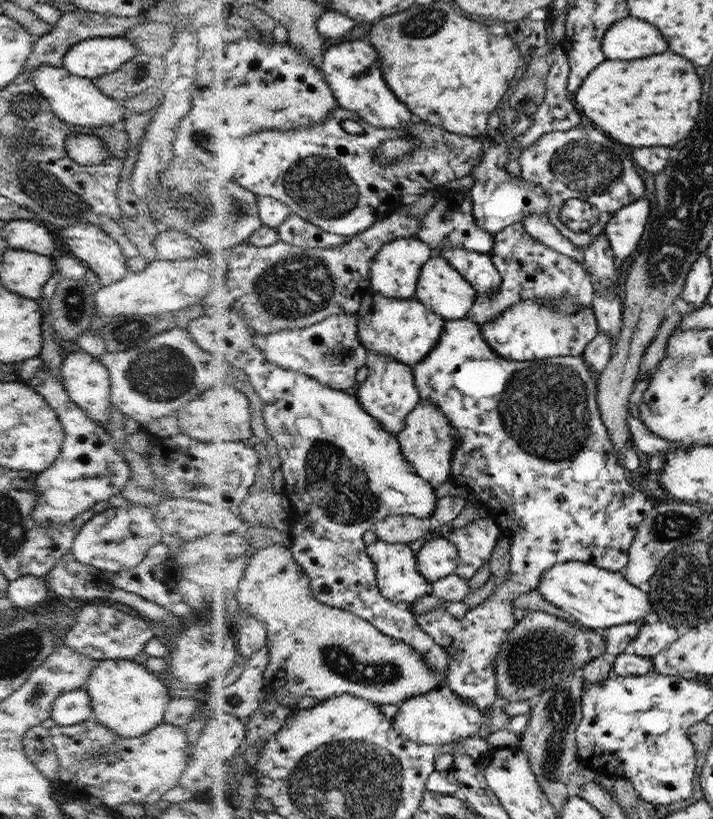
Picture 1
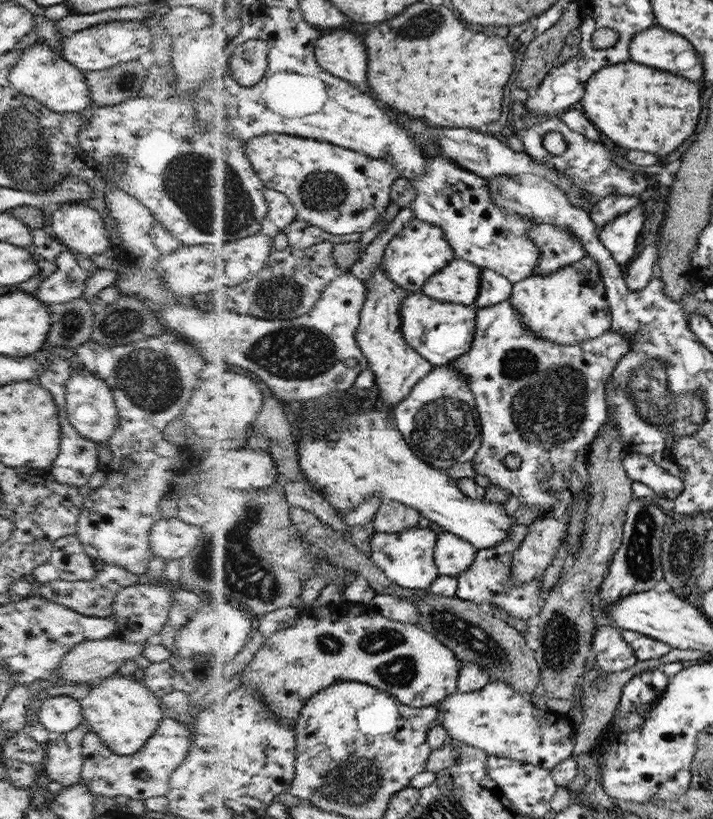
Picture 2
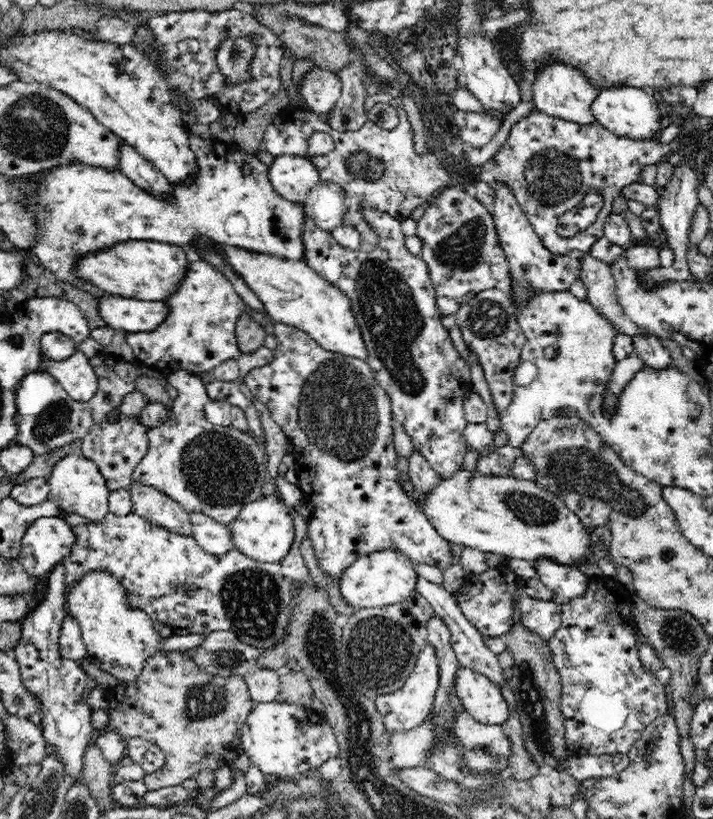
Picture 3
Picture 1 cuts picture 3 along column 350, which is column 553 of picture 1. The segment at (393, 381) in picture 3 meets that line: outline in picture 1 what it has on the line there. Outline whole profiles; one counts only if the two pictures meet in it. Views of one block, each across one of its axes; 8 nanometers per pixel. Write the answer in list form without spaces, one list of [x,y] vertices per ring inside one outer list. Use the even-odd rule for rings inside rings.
[[[517,222],[504,227],[493,239],[493,250],[489,252],[490,260],[500,273],[502,282],[498,292],[492,295],[477,293],[476,302],[467,316],[470,321],[480,325],[488,323],[509,306],[529,299],[558,303],[569,297],[576,300],[576,305],[593,306],[596,288],[591,274],[580,262],[535,240],[526,232],[524,224]]]

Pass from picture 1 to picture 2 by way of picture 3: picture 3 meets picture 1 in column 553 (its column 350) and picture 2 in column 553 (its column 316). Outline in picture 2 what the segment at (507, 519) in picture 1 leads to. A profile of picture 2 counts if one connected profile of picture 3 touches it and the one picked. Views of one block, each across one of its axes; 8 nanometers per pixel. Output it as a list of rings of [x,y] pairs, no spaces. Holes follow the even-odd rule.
[[[510,300],[478,310],[476,326],[472,350],[453,362],[452,367],[462,370],[462,377],[469,382],[480,411],[484,440],[472,461],[476,474],[486,476],[489,484],[504,488],[510,495],[522,498],[522,507],[539,510],[538,518],[527,526],[529,531],[514,552],[511,580],[522,585],[534,578],[541,578],[546,572],[563,538],[567,536],[572,506],[580,498],[581,492],[591,486],[589,450],[610,416],[605,390],[621,359],[630,353],[630,337],[626,333],[609,331],[599,338],[574,345],[544,341],[526,329],[522,314],[510,305]],[[508,454],[520,456],[518,469],[511,470],[504,465],[504,458]]]

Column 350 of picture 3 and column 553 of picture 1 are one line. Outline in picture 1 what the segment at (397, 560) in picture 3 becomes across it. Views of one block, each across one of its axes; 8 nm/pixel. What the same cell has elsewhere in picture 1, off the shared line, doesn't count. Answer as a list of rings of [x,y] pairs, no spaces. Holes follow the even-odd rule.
[[[559,562],[547,568],[542,573],[537,592],[587,628],[604,630],[628,623],[642,626],[648,623],[647,616],[654,614],[648,593],[641,592],[636,585],[626,580],[623,572],[612,572],[587,562]]]

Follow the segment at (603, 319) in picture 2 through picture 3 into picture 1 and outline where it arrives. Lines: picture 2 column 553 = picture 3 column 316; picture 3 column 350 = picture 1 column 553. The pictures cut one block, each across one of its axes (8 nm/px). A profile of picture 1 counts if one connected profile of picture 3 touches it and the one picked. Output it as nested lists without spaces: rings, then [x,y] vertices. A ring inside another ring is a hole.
[[[529,299],[506,308],[482,326],[482,337],[490,349],[506,360],[546,359],[557,356],[582,356],[585,349],[599,335],[593,306],[576,305],[576,300],[562,299],[558,303]]]

